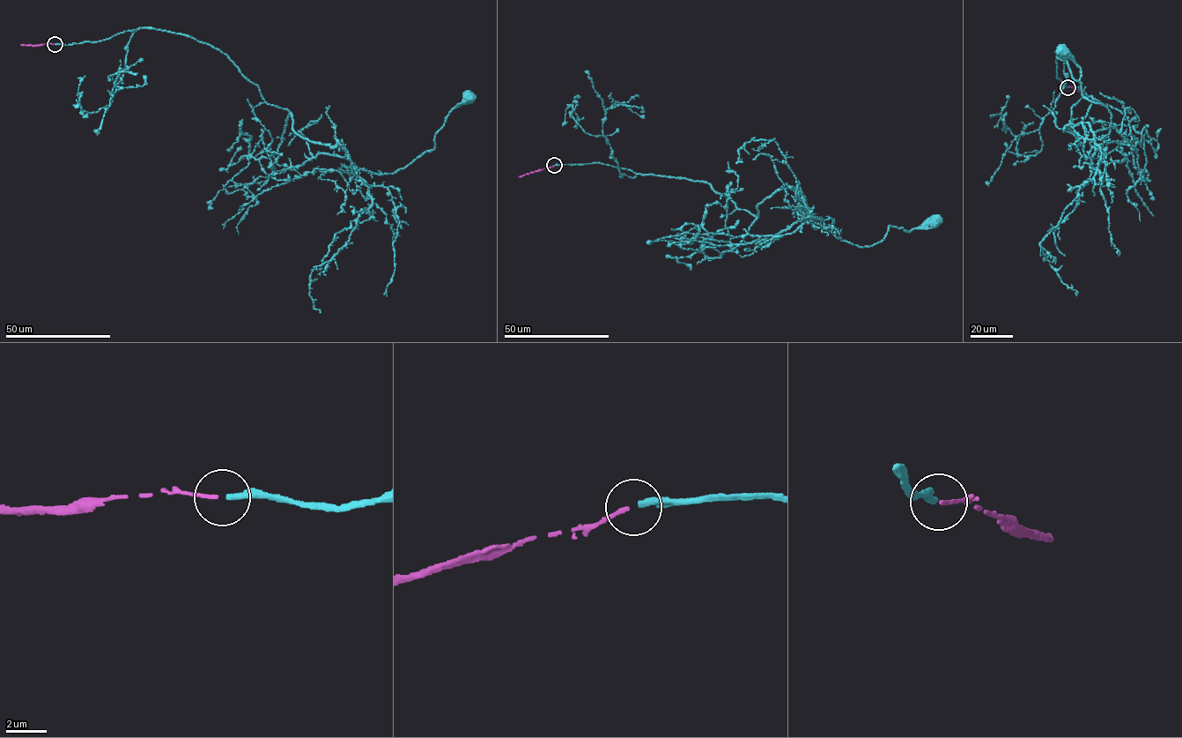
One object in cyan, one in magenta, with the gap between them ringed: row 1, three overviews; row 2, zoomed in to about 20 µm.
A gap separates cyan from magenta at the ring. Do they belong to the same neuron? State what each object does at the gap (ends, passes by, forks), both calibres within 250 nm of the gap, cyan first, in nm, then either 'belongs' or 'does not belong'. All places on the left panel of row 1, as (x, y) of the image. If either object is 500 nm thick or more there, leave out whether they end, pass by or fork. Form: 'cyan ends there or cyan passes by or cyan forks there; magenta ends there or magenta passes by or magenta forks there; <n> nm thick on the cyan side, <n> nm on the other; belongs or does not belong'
cyan ends there; magenta ends there; 320 nm thick on the cyan side, 190 nm on the other; belongs

